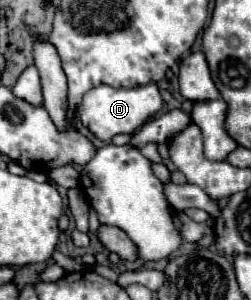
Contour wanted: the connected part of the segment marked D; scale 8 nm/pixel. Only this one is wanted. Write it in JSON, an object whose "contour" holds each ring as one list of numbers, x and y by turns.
{"contour":[[146,84,138,88,112,88,98,86,84,94,82,104,78,106,80,122,102,142,110,142,116,134,134,134,150,116,162,108,162,98,156,84]]}

